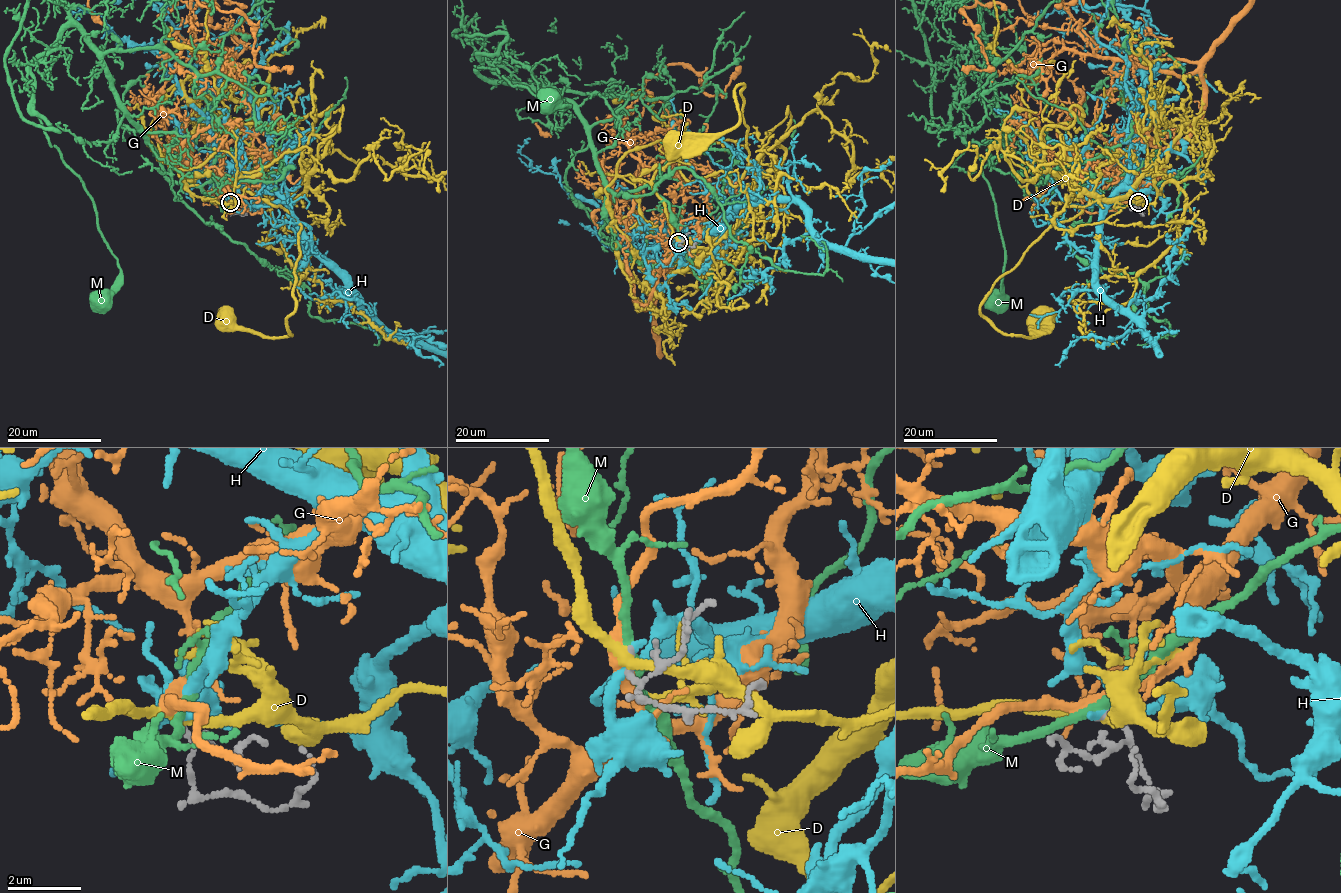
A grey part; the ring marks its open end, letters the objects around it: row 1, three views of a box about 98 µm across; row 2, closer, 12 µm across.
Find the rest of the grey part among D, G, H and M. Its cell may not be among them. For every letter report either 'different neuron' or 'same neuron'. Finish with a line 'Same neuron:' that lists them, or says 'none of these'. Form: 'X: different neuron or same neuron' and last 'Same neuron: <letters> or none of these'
D: different neuron
G: same neuron
H: different neuron
M: different neuron
Same neuron: G

